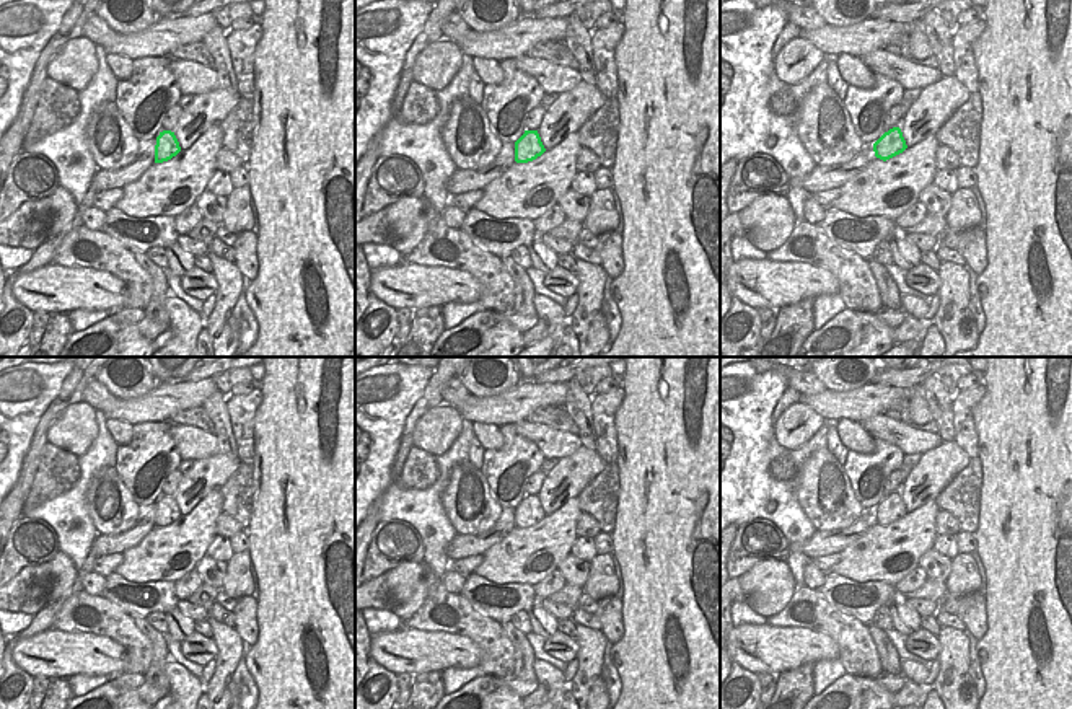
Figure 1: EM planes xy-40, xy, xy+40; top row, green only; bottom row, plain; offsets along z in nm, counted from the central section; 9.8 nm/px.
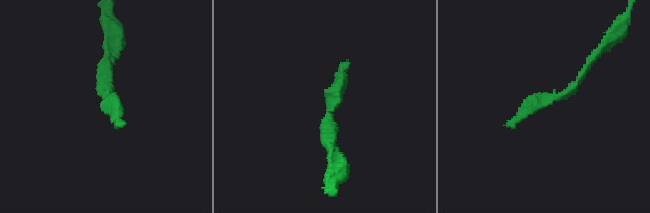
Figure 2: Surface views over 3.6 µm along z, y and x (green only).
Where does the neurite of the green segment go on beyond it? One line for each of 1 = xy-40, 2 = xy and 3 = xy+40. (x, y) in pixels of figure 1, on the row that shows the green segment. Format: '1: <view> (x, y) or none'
1: none
2: none
3: none

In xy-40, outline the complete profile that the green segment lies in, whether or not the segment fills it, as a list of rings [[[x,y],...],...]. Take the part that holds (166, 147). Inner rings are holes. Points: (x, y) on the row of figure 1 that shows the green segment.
[[[163,130],[156,137],[156,145],[155,145],[155,163],[163,163],[171,160],[181,152],[179,142],[171,130]]]

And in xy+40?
[[[893,127],[885,132],[875,143],[875,156],[886,161],[907,148],[906,140],[899,127]]]

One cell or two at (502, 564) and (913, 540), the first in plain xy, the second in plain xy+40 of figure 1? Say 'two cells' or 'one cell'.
one cell

